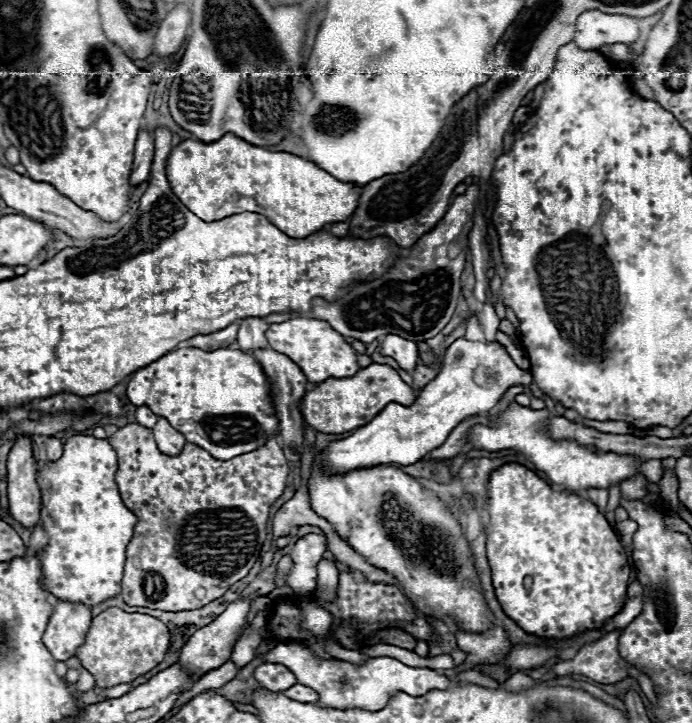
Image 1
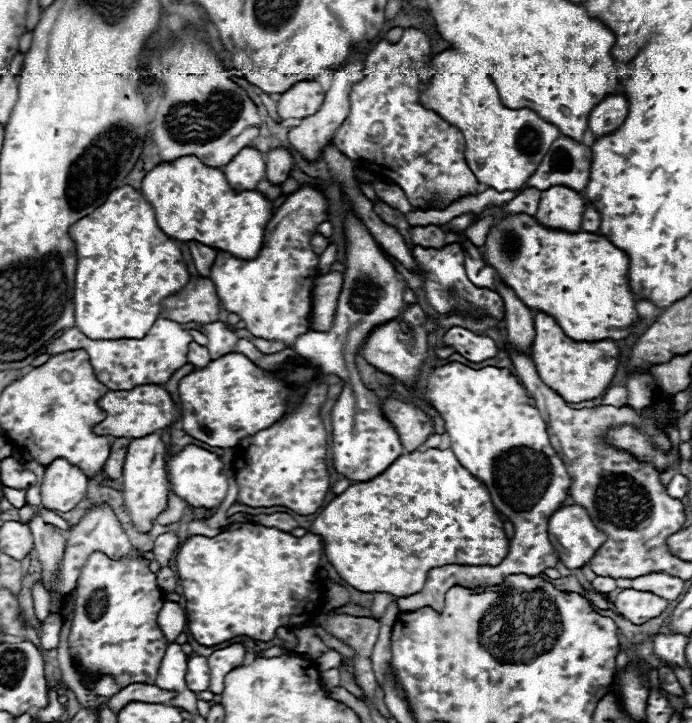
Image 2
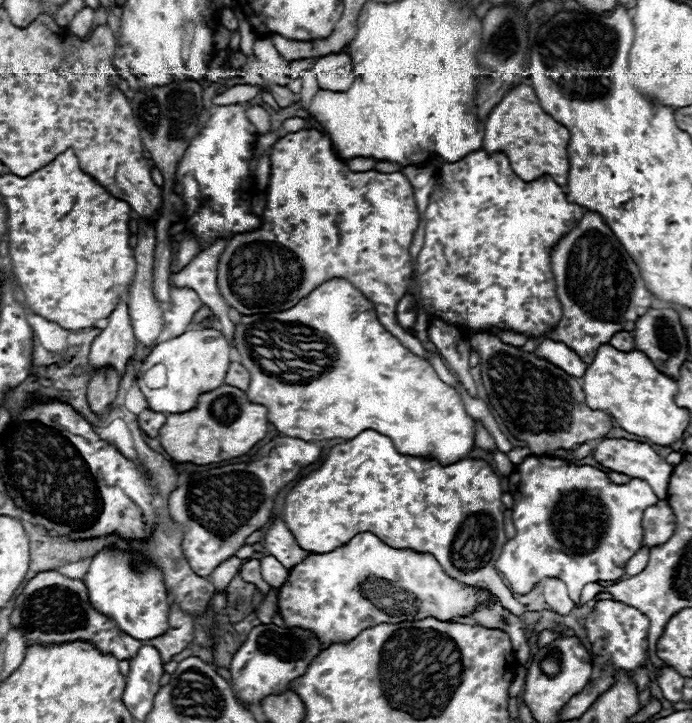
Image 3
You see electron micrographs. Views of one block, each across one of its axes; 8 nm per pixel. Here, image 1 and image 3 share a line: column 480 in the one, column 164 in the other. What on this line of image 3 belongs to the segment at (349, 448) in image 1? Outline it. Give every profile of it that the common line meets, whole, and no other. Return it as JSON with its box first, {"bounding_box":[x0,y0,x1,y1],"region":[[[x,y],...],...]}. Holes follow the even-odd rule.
{"bounding_box":[138,328,232,414],"region":[[[212,328],[188,330],[178,338],[156,344],[152,352],[146,356],[138,378],[138,386],[148,400],[148,408],[162,414],[180,414],[180,410],[192,410],[200,394],[224,384],[224,378],[230,366],[230,350],[232,350],[230,342],[218,330],[212,330]],[[156,364],[166,366],[166,378],[168,378],[166,386],[160,390],[152,390],[142,382],[142,374]]]}

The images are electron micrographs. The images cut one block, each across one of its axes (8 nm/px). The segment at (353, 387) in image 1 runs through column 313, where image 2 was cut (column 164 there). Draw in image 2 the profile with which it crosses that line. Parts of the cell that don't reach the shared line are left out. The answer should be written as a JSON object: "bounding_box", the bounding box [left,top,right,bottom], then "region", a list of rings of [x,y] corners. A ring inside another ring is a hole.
{"bounding_box":[96,384,180,438],"region":[[[144,384],[132,390],[108,390],[100,400],[102,410],[106,410],[106,420],[96,426],[96,434],[114,438],[142,438],[156,430],[170,426],[180,418],[180,410],[172,402],[170,394],[158,384]]]}

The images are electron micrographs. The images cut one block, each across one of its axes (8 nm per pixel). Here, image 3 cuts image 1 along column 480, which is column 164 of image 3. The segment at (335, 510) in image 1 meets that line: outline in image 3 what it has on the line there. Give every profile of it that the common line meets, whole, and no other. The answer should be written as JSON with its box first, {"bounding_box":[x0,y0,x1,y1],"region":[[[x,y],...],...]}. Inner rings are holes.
{"bounding_box":[82,548,170,640],"region":[[[118,548],[102,550],[94,556],[82,582],[86,584],[92,608],[104,616],[110,616],[124,634],[136,640],[150,640],[168,630],[170,602],[160,570],[146,564],[142,554],[124,552]]]}

